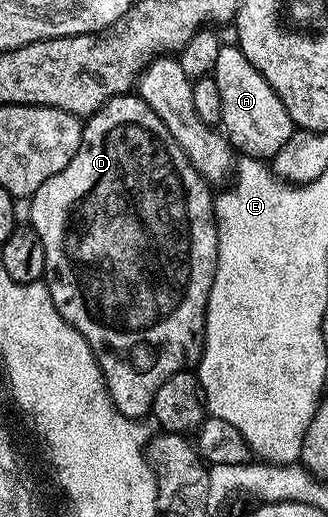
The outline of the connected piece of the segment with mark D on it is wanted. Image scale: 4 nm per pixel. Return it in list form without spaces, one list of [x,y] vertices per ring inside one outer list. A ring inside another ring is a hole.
[[[129,92],[116,95],[101,110],[96,111],[95,114],[91,115],[83,123],[80,131],[80,147],[74,156],[74,160],[70,160],[70,164],[66,164],[66,168],[62,168],[62,172],[54,175],[50,180],[46,180],[46,184],[42,184],[42,188],[38,188],[38,192],[33,194],[30,199],[30,205],[32,205],[32,219],[30,219],[30,222],[38,232],[38,236],[42,240],[42,248],[46,252],[46,268],[44,269],[42,281],[48,287],[54,308],[58,308],[61,316],[84,337],[85,343],[91,346],[93,359],[100,363],[100,370],[104,373],[104,384],[108,387],[108,395],[111,396],[117,408],[123,410],[124,414],[133,420],[143,419],[145,417],[143,414],[147,415],[149,413],[150,404],[156,395],[156,387],[162,385],[164,379],[174,376],[189,364],[195,363],[198,356],[204,353],[204,321],[206,320],[206,312],[208,311],[206,299],[210,296],[210,287],[212,287],[212,276],[214,273],[214,250],[218,246],[218,236],[214,232],[214,198],[211,193],[209,195],[204,194],[204,189],[206,189],[204,179],[197,175],[195,168],[189,164],[188,157],[180,152],[178,144],[174,140],[174,136],[170,136],[166,124],[162,124],[162,120],[158,120],[155,112],[141,98],[135,93]]]

